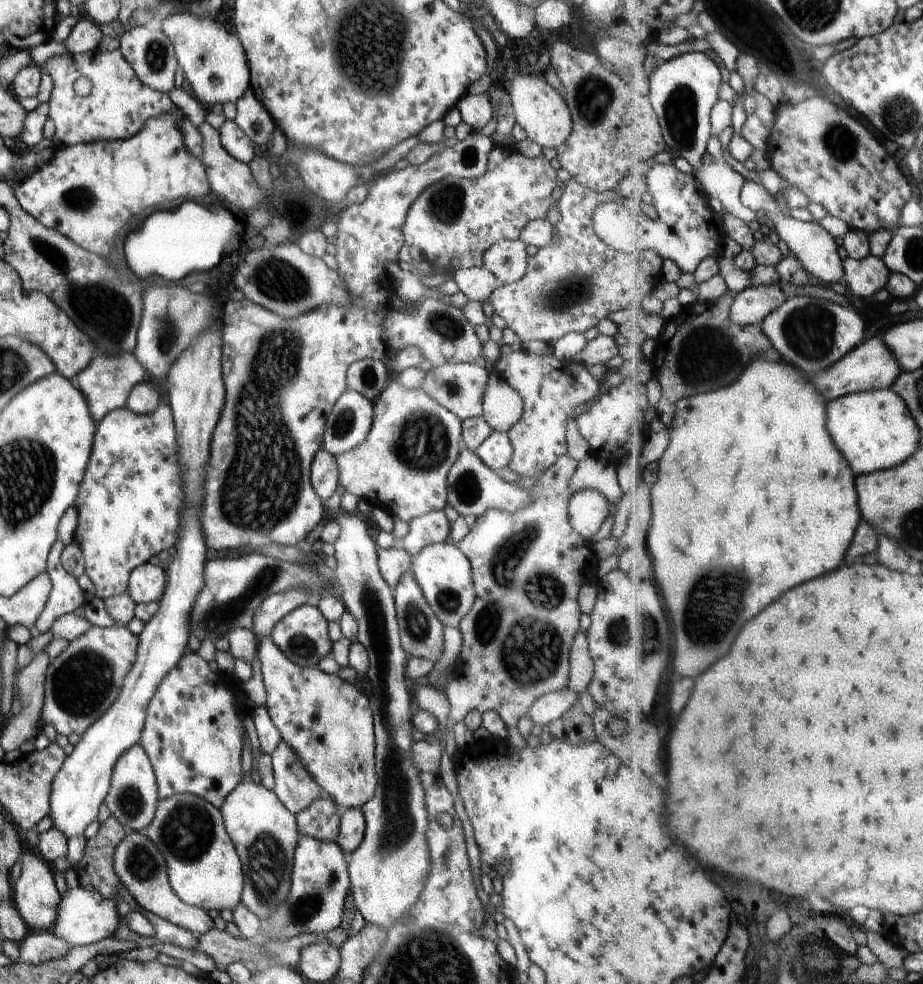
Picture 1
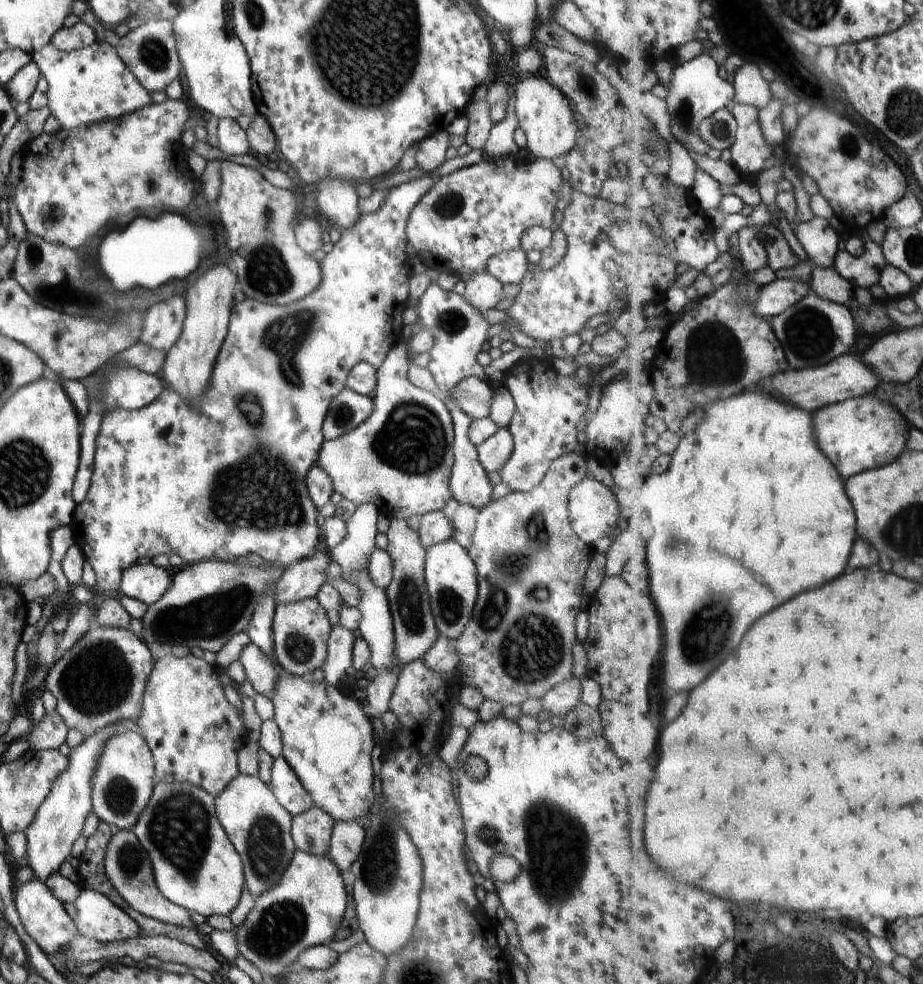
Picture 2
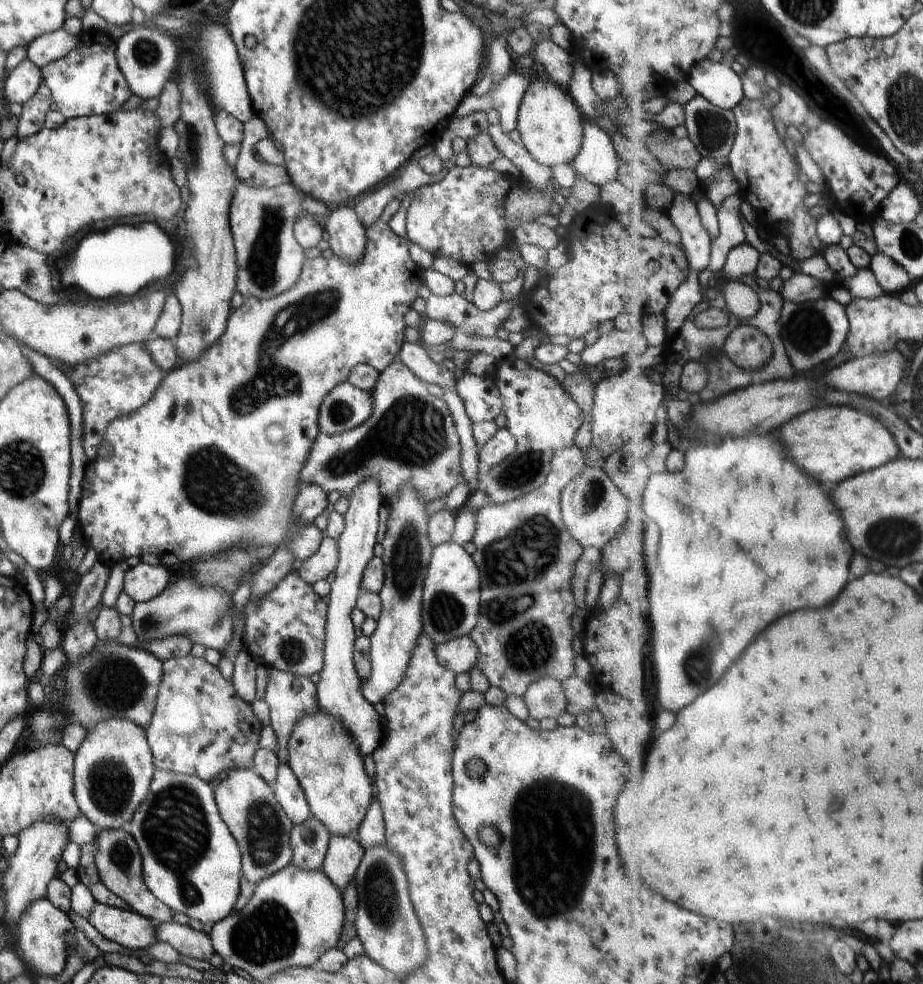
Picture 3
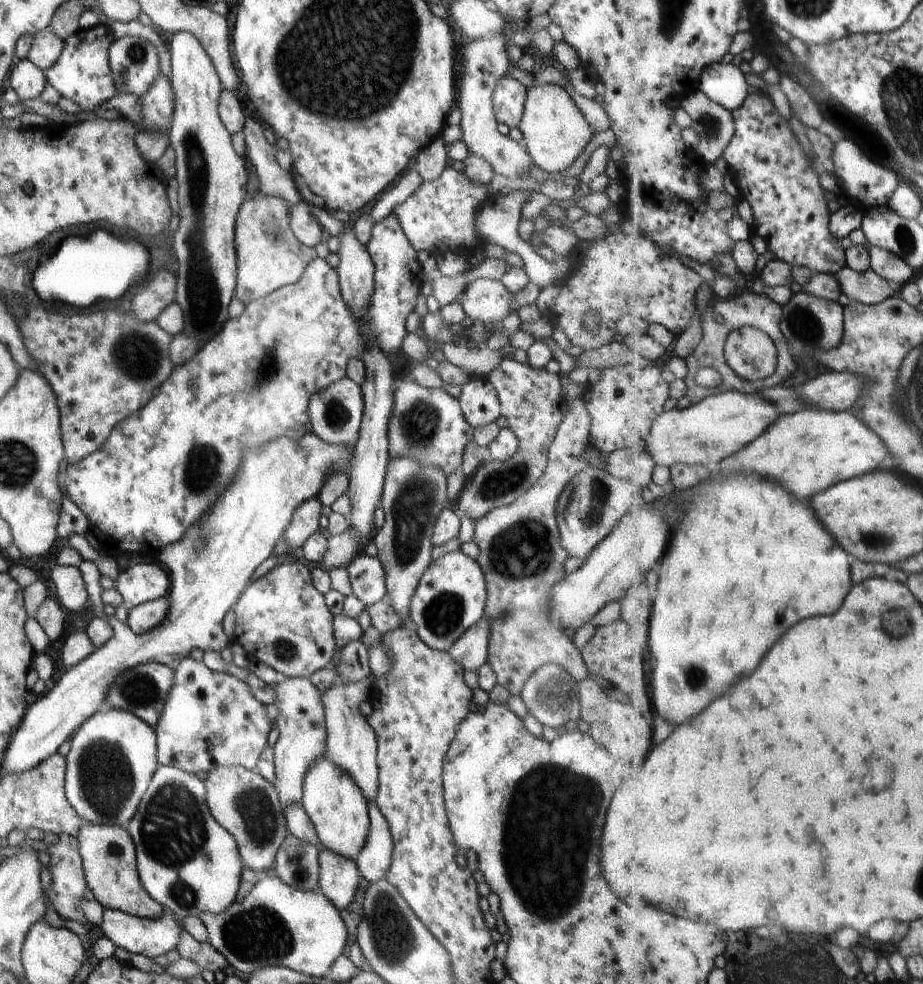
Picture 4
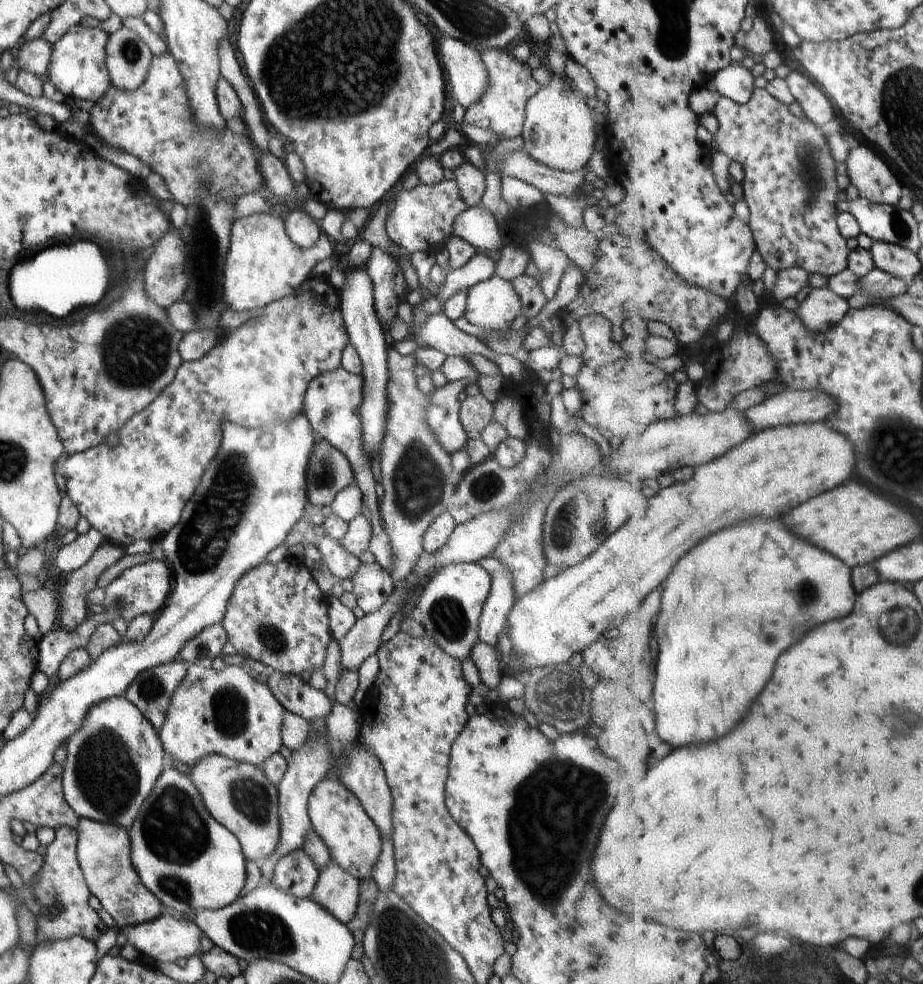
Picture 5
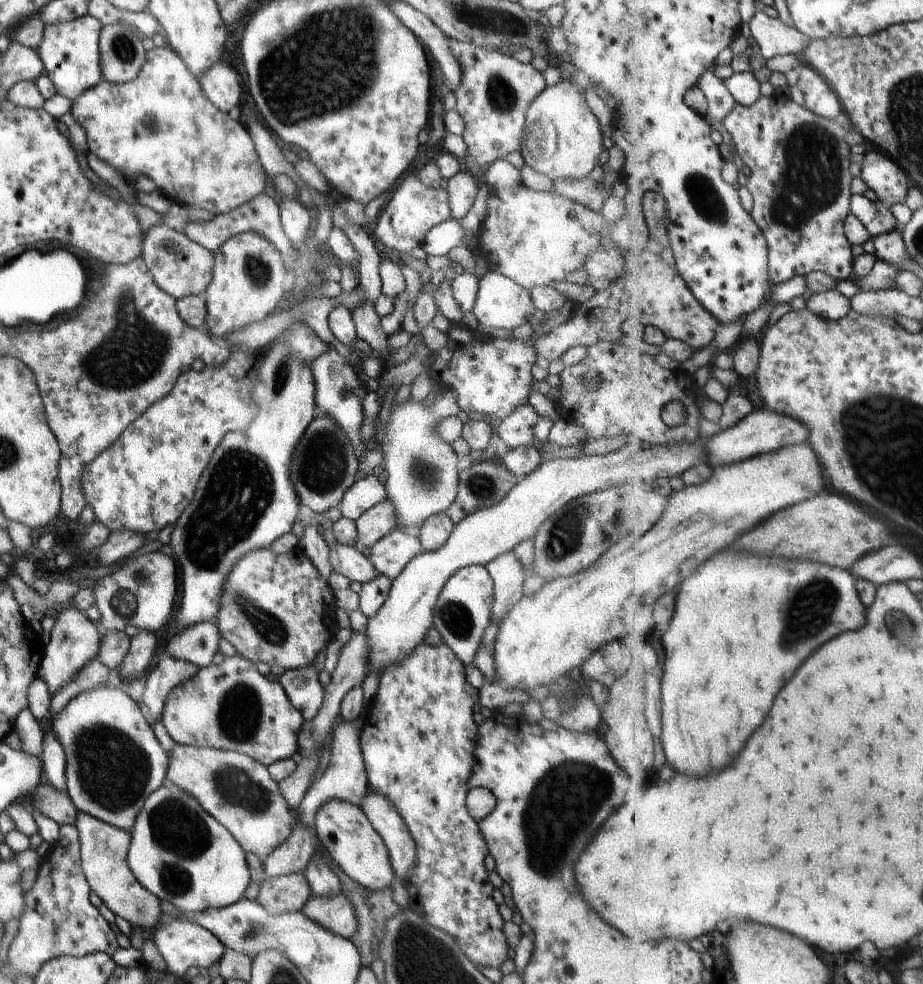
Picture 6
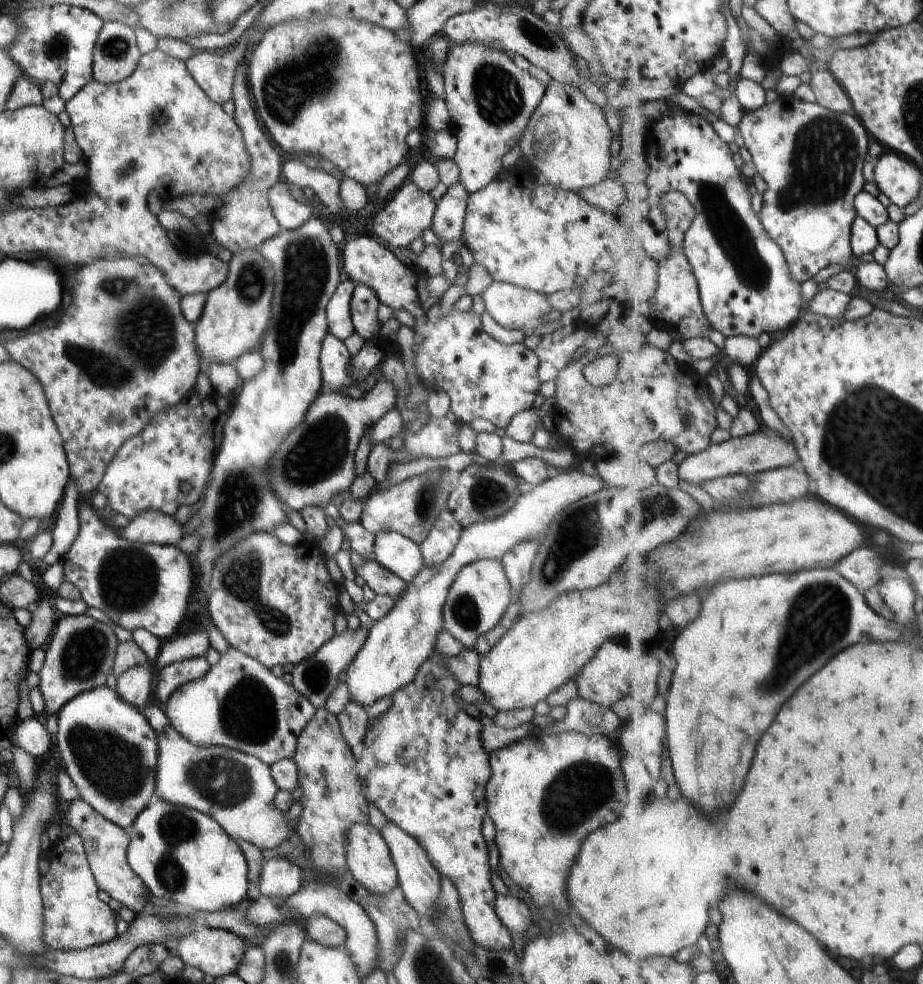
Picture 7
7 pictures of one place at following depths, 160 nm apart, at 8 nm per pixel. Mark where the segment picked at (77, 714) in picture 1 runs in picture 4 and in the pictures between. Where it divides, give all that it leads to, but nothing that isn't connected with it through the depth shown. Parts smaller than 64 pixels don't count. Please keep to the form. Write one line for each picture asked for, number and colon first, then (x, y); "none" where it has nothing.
2: (100, 681)
3: (114, 681)
4: (142, 690)

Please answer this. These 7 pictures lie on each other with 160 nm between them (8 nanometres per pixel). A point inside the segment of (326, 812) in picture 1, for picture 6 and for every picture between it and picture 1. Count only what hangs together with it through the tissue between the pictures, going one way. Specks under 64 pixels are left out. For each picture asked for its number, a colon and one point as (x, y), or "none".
2: (311, 831)
3: (309, 841)
4: (297, 862)
5: (295, 874)
6: (290, 892)

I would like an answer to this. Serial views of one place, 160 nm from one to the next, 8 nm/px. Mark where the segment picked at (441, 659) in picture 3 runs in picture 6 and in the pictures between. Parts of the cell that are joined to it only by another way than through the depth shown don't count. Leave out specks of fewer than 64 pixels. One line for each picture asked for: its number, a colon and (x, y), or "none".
4: (471, 650)
5: (493, 619)
6: (508, 574)

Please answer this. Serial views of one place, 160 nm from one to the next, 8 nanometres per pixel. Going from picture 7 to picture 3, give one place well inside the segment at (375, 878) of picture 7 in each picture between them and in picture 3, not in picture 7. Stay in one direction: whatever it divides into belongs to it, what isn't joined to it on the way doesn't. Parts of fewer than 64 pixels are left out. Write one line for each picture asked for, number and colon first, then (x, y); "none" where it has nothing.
3: (322, 754)
4: (337, 808)
5: (354, 843)
6: (348, 836)

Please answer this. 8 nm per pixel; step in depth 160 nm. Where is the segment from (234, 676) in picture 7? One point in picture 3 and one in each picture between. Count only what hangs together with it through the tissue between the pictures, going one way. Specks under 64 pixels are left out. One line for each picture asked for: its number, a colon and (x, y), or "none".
3: (200, 727)
4: (209, 718)
5: (228, 712)
6: (232, 706)

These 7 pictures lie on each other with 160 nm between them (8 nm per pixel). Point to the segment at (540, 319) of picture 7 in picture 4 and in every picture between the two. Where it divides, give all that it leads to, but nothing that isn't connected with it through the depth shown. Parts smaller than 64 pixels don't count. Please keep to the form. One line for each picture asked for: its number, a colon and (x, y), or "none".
4: (487, 300)
5: (493, 304)
6: (501, 303)

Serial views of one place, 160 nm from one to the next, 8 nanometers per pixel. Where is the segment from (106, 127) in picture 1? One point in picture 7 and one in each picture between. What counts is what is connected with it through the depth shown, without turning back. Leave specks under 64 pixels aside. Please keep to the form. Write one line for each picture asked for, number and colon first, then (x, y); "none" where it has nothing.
2: (89, 85)
3: (87, 82)
4: (82, 73)
5: (77, 68)
6: (69, 50)
7: (55, 43)

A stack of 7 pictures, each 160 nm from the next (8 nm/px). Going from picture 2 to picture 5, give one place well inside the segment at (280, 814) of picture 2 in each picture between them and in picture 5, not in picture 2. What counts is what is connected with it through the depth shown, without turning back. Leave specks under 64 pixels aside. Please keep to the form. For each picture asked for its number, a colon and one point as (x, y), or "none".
3: (246, 803)
4: (243, 802)
5: (238, 795)

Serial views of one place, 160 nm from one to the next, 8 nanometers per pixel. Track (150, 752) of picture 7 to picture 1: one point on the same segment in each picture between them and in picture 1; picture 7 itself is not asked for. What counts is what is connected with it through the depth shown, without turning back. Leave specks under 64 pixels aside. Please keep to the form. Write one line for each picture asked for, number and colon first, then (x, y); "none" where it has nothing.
1: (132, 799)
2: (124, 777)
3: (114, 767)
4: (113, 755)
5: (114, 759)
6: (114, 761)

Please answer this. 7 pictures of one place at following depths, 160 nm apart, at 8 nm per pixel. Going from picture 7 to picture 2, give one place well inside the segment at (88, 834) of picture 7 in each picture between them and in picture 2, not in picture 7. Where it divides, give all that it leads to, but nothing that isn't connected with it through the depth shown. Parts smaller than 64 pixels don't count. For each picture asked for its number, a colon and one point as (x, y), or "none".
2: (128, 868)
3: (119, 863)
4: (108, 856)
5: (103, 850)
6: (104, 848)

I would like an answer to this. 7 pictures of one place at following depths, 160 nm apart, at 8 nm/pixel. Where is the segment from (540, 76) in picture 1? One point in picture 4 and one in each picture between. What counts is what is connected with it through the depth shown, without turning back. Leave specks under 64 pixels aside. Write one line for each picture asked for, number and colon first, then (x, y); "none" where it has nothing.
2: (544, 113)
3: (549, 122)
4: (555, 131)

